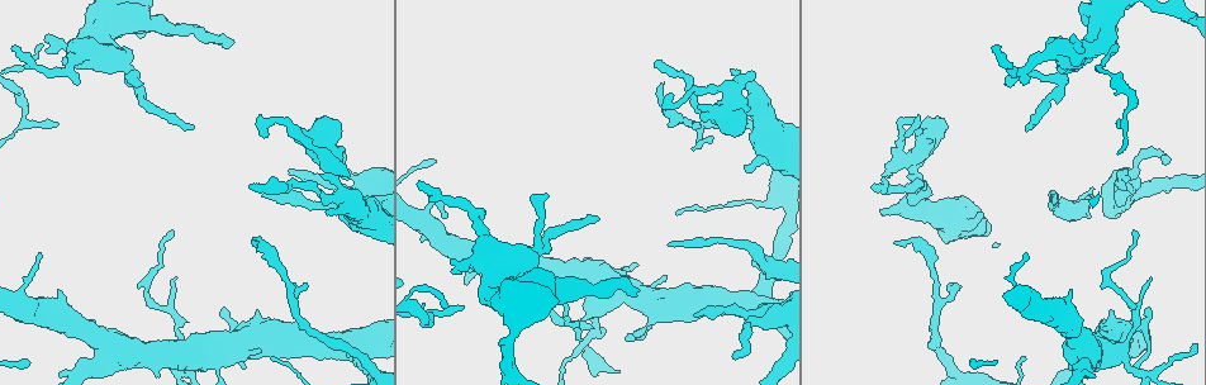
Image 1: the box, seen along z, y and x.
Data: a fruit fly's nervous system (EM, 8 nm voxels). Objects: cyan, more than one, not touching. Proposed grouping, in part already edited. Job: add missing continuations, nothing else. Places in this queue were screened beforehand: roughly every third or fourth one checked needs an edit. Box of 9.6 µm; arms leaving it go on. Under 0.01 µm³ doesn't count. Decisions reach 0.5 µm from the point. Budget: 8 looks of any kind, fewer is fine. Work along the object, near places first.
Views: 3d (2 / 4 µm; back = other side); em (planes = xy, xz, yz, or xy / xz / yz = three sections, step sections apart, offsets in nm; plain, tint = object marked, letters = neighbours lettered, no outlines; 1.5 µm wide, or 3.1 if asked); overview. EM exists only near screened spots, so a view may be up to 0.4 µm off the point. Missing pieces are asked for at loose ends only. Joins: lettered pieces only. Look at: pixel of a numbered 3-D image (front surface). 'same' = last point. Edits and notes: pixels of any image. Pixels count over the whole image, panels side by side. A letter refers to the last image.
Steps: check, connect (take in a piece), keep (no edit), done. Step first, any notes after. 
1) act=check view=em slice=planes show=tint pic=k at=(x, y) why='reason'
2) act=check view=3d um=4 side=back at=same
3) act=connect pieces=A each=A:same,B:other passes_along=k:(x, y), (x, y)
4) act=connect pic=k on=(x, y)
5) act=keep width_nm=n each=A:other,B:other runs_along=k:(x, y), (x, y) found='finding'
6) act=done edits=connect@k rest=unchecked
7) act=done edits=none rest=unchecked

act=check view=em slice=yz step=8 show=letters pic=1 at=(270, 359) why='branch stops here'

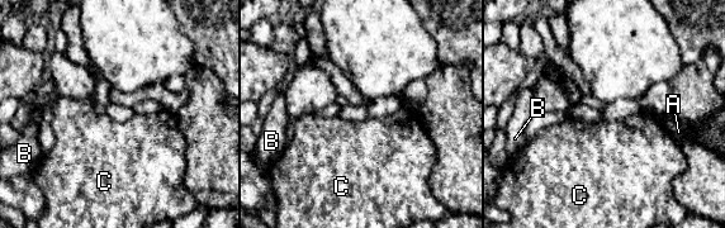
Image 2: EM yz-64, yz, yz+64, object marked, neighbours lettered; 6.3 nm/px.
act=check view=em slice=planes show=letters at=same why='cut it another way'

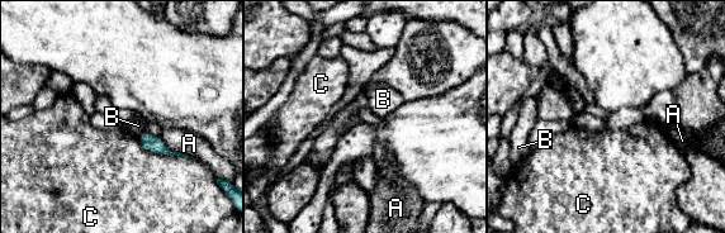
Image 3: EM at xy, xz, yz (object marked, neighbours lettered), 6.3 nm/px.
act=keep longest_contact=C:420nm each=A:other,B:other,C:other border=3:(136, 137), (150, 151), (195, 160) found='none of them fits'

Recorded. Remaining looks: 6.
act=check view=em slice=planes show=letters pic=1 at=(700, 116) why='branch stops here'

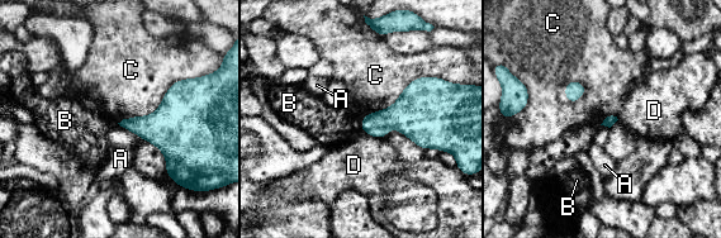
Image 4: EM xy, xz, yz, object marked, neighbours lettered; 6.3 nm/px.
act=keep each=A:other,B:other,C:other,D:other border=4:(197, 77), (118, 123) found='none of them fits'

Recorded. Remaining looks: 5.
act=check view=em slice=yz step=8 show=letters pic=1 at=(895, 243)

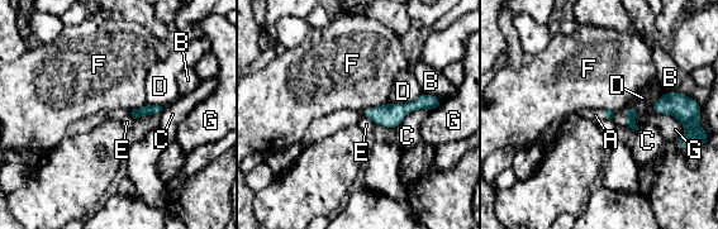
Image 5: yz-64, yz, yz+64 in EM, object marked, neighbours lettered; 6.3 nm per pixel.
act=check view=em slice=planes show=letters at=same why='cut it another way'

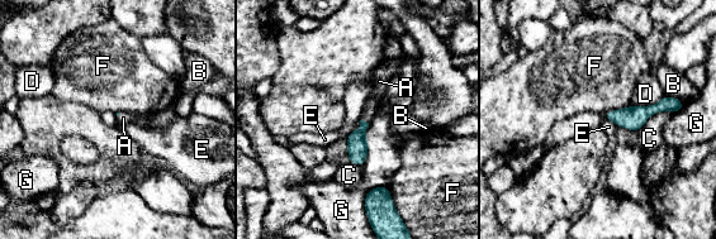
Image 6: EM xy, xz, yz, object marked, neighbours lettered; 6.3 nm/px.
act=connect pic=6 on=(379, 85) each=A:same,B:other,C:other,D:other,E:other,F:other,G:other passes_along=6:(358, 147), (363, 120), (379, 85) found='it goes on there'

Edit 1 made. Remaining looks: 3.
act=done edits=connect@6 rest=unchecked

